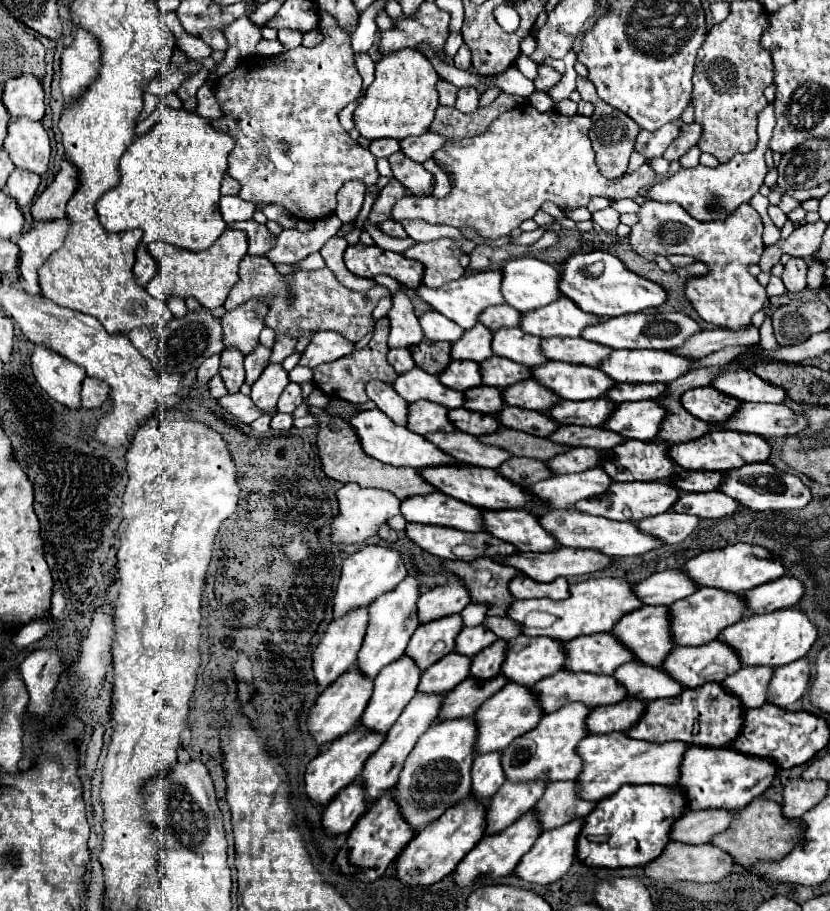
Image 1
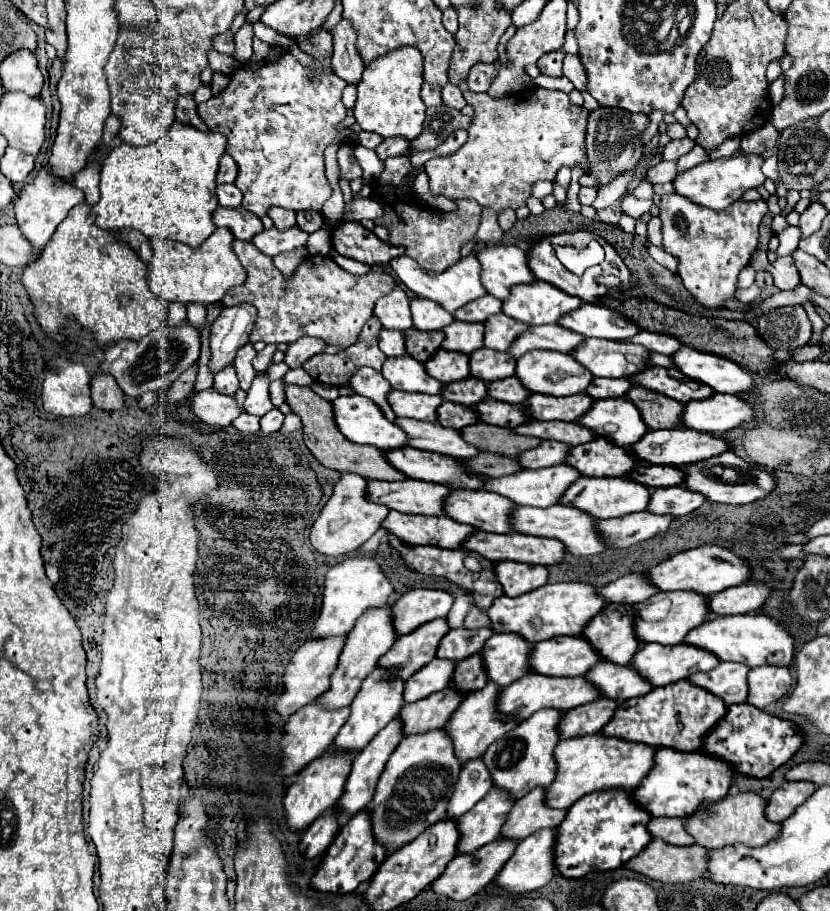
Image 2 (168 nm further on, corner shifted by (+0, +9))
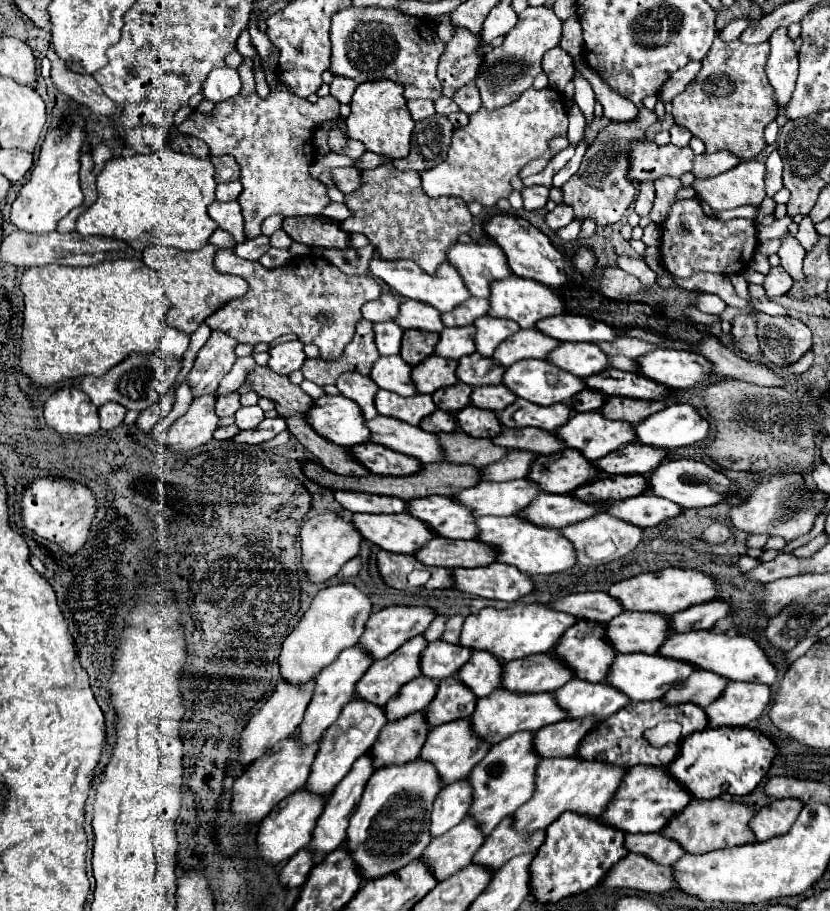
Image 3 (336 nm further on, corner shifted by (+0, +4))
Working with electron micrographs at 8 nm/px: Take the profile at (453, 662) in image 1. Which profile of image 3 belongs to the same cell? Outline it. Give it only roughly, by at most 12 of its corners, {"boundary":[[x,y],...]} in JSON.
{"boundary":[[426,675],[406,683],[390,703],[386,717],[398,719],[424,711],[438,691]]}

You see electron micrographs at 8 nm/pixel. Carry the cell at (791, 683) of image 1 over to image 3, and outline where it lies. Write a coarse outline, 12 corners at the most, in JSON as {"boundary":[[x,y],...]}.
{"boundary":[[728,683],[710,727],[750,725],[770,703],[762,683]]}

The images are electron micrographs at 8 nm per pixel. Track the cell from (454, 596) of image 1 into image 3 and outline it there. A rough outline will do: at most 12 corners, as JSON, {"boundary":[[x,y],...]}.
{"boundary":[[432,607],[376,611],[358,641],[384,659],[430,627]]}

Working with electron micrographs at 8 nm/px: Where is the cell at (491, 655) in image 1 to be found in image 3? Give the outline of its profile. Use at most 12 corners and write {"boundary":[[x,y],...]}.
{"boundary":[[456,677],[438,683],[430,725],[470,717],[476,695]]}

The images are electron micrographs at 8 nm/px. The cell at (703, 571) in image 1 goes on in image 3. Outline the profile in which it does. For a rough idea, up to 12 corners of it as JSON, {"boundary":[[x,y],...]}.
{"boundary":[[666,567],[608,589],[628,611],[674,615],[716,599],[698,569]]}

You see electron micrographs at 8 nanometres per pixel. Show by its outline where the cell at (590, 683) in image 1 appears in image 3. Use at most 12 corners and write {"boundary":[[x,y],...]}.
{"boundary":[[496,689],[478,699],[474,731],[500,743],[566,719],[554,693]]}

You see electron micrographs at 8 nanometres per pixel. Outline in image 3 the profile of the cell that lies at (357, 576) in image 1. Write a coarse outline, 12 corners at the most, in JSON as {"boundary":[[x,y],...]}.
{"boundary":[[320,589],[282,643],[282,677],[314,679],[358,643],[372,601]]}

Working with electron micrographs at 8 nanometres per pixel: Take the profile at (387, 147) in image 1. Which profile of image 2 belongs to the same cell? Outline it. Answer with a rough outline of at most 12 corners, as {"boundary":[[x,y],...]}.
{"boundary":[[360,132],[356,144],[374,150],[382,136]]}

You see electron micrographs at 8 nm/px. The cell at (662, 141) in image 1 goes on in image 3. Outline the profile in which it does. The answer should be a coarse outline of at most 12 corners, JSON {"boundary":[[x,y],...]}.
{"boundary":[[674,125],[670,129],[672,143],[686,147],[692,139],[688,129]]}

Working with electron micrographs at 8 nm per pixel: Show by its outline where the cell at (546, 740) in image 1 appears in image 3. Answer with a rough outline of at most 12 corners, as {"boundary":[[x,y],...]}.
{"boundary":[[534,733],[474,767],[470,815],[486,835],[536,791]]}

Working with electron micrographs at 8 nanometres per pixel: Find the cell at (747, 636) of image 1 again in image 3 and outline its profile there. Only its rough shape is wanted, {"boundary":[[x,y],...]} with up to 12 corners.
{"boundary":[[686,631],[660,655],[730,681],[772,685],[778,671],[748,635]]}

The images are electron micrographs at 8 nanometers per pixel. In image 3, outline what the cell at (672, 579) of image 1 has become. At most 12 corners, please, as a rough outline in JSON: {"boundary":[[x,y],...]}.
{"boundary":[[604,591],[554,601],[556,611],[578,619],[610,621],[624,611]]}

